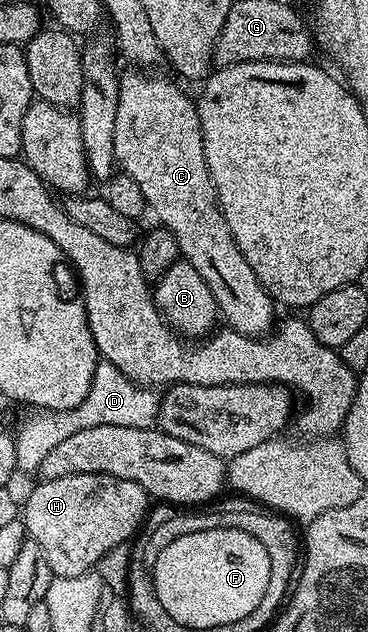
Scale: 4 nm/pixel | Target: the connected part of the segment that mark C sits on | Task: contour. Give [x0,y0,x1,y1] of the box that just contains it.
[114,70,277,338]

